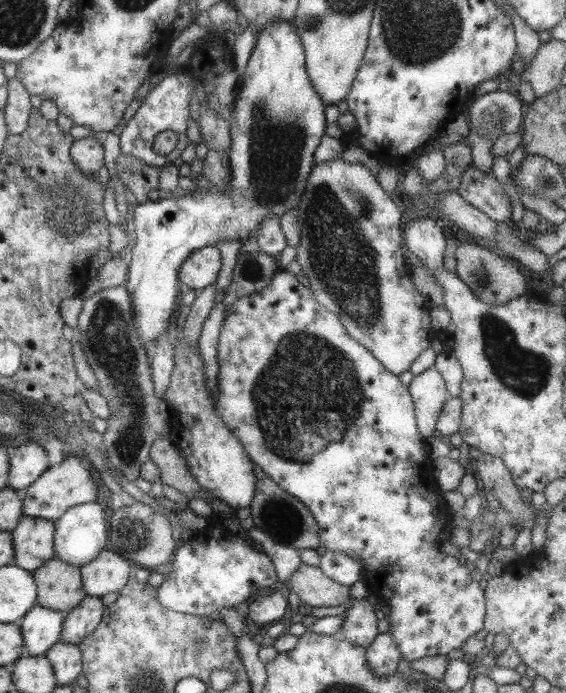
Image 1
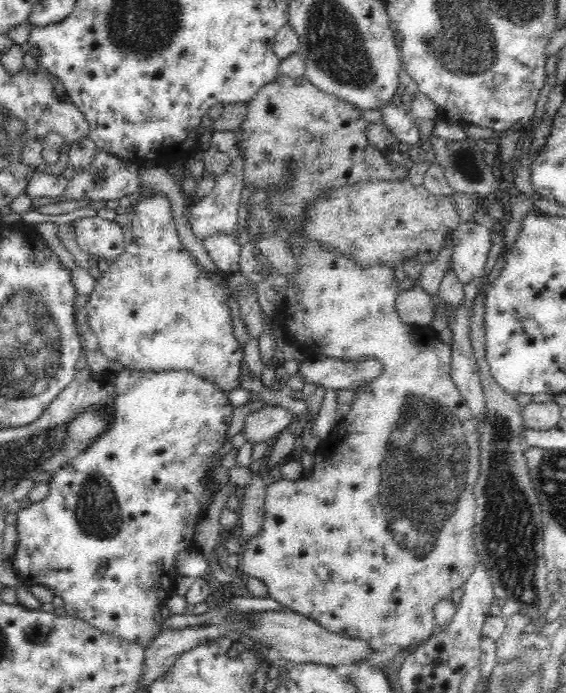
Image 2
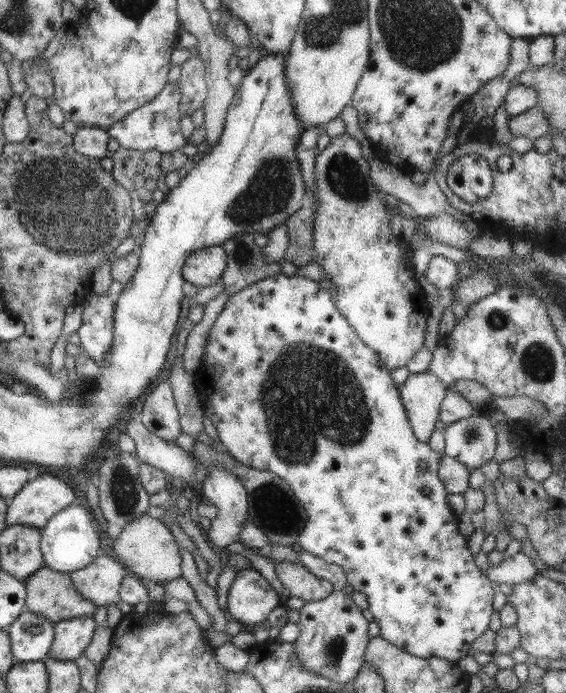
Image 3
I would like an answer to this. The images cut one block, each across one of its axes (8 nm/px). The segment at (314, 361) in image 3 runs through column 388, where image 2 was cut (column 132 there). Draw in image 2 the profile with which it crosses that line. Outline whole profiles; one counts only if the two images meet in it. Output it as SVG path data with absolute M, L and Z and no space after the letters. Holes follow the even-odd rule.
M124 367L117 375L108 373L102 376L102 379L113 382L115 386L114 418L108 420L104 427L94 429L91 443L82 454L51 474L48 497L40 502L32 503L28 508L19 510L18 521L15 525L18 530L18 547L9 565L20 576L20 579L29 585L41 584L50 589L57 603L64 608L65 615L86 622L99 632L112 634L146 648L163 632L161 625L164 618L160 608L165 606L175 579L178 577L176 556L180 552L194 549L193 537L196 526L201 522L202 516L213 500L209 487L214 483L212 472L219 465L216 461L216 450L222 448L224 444L224 436L230 426L233 406L228 403L228 398L224 397L224 393L214 383L192 371L136 371ZM114 500L120 502L118 510L114 506Z

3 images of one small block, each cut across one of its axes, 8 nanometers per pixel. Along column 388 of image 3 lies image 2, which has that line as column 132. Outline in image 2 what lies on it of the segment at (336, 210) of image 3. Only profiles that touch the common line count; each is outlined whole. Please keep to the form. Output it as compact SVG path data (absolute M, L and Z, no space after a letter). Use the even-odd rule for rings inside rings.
M164 195L143 196L142 200L135 205L134 214L130 214L131 227L125 233L125 249L123 253L109 263L109 270L96 279L94 292L88 296L88 302L84 304L82 313L86 317L86 323L90 331L96 335L99 342L100 351L109 358L121 362L122 365L136 371L192 371L196 375L214 383L221 391L234 390L238 388L238 378L240 378L240 361L243 359L243 352L240 345L236 343L234 328L232 327L231 311L228 305L227 291L221 289L216 282L213 282L208 275L202 272L199 265L196 265L190 251L184 249L176 234L176 226L172 222L172 210L170 201Z

